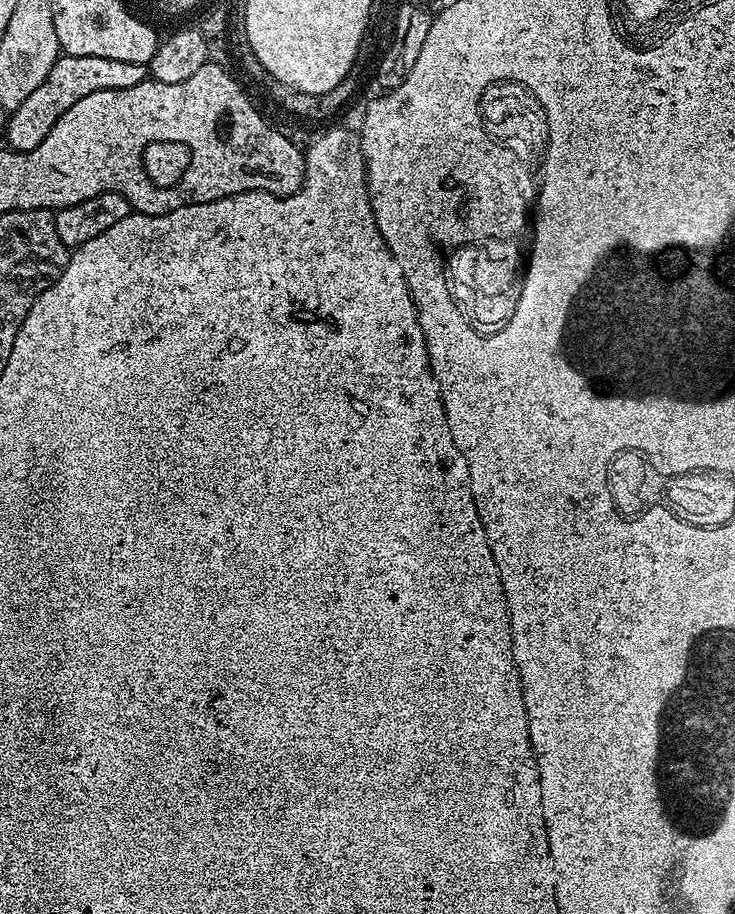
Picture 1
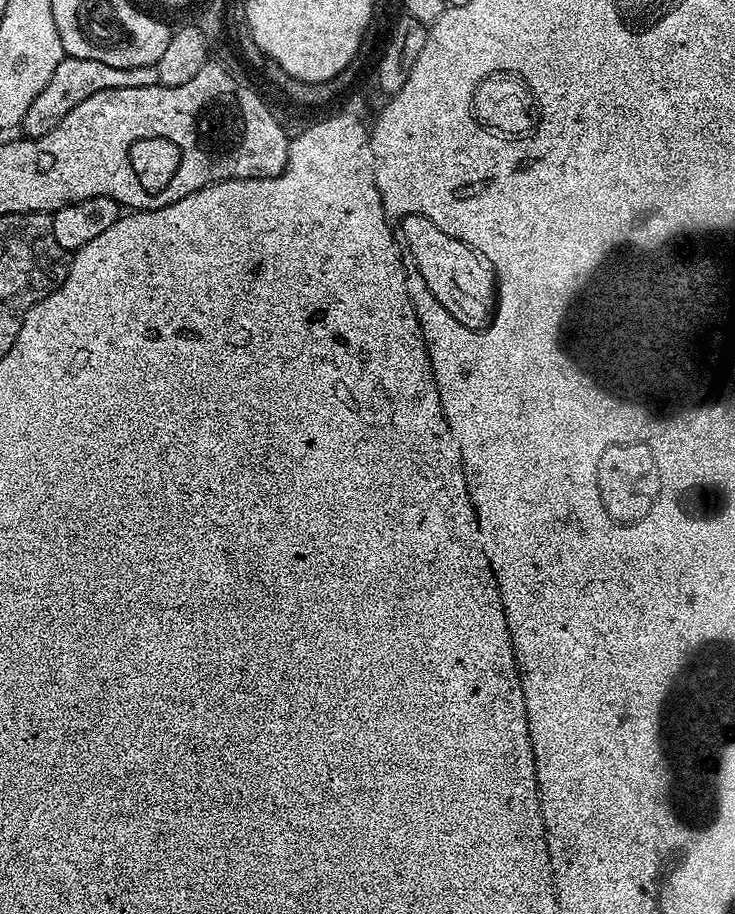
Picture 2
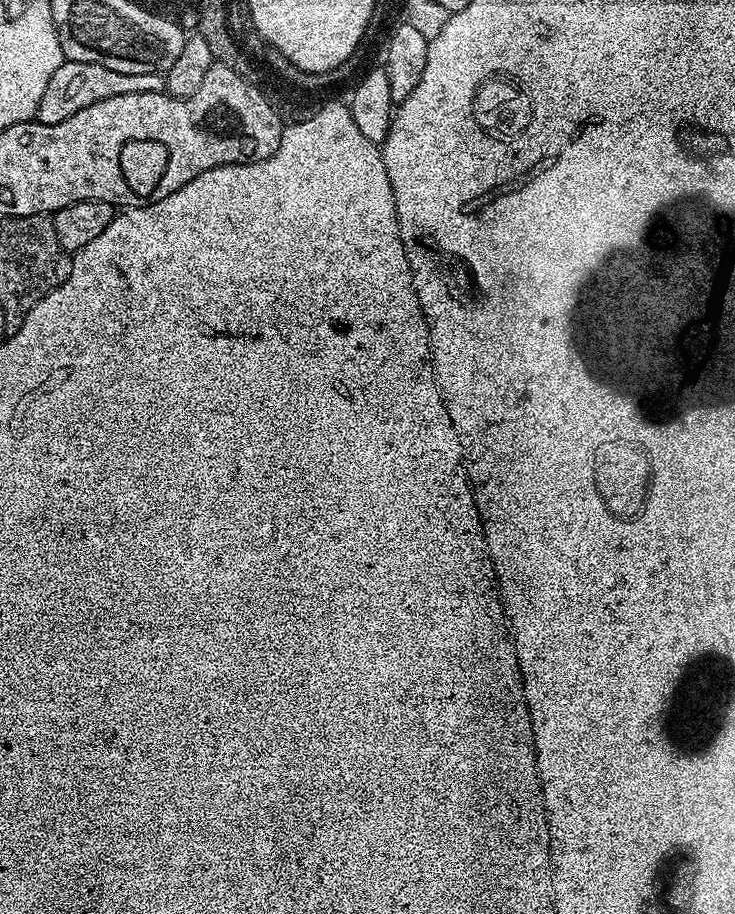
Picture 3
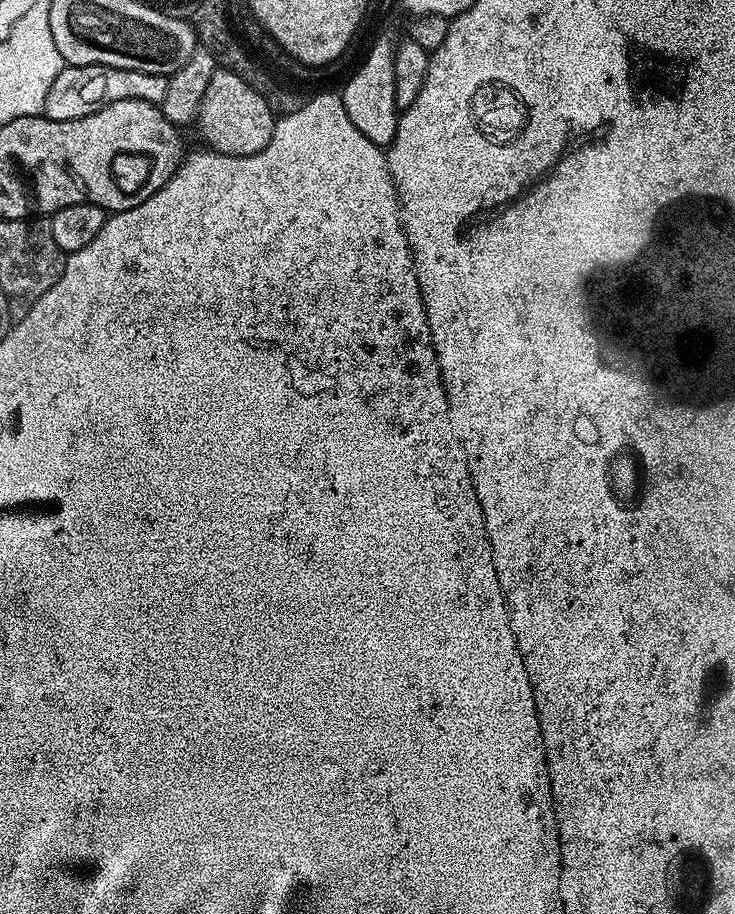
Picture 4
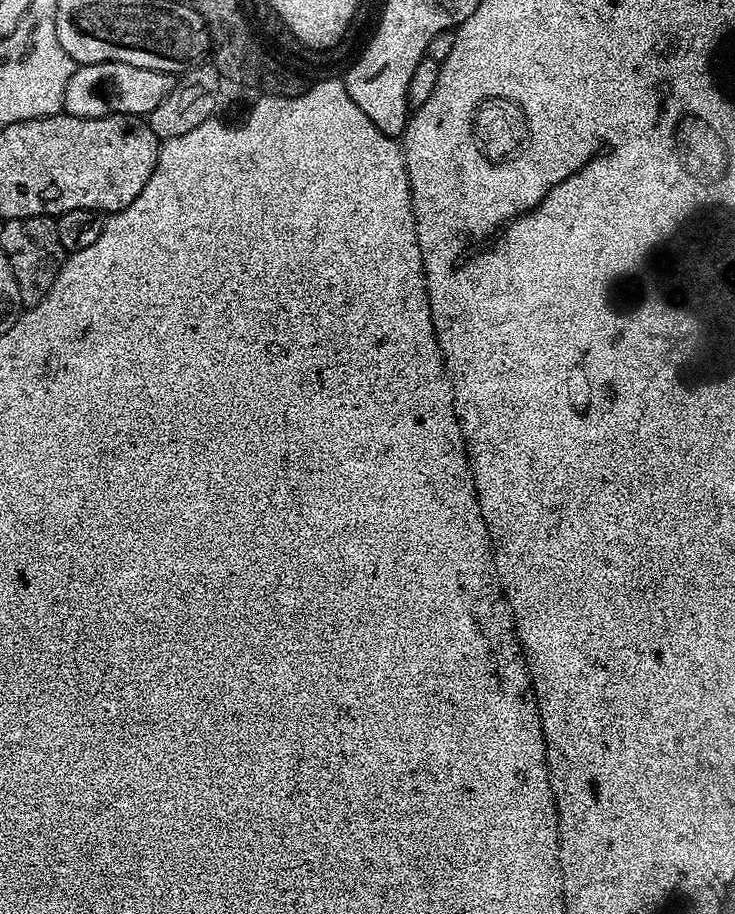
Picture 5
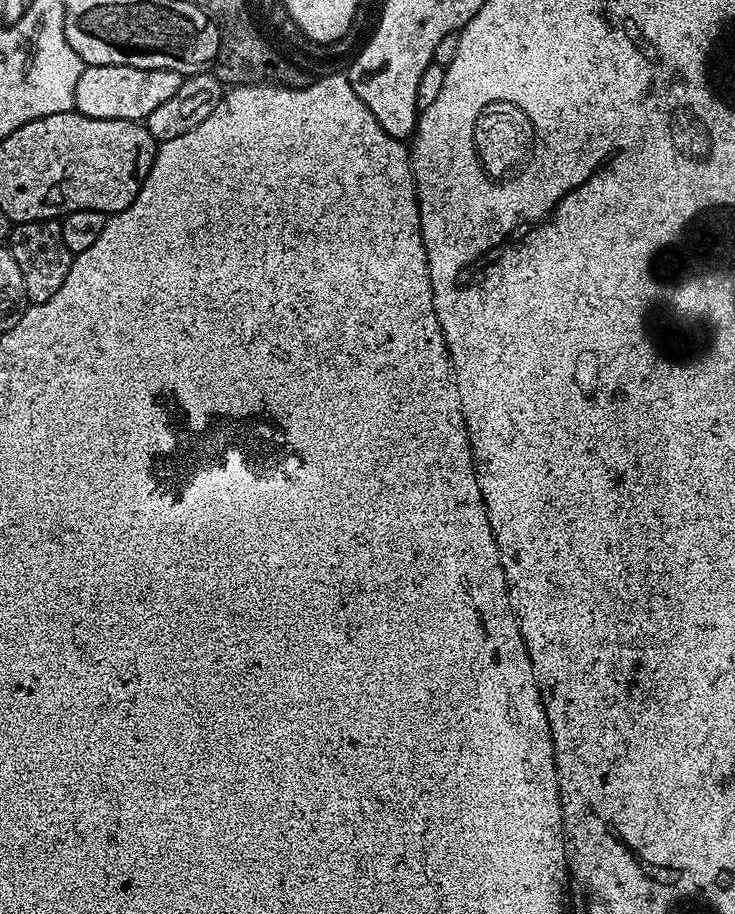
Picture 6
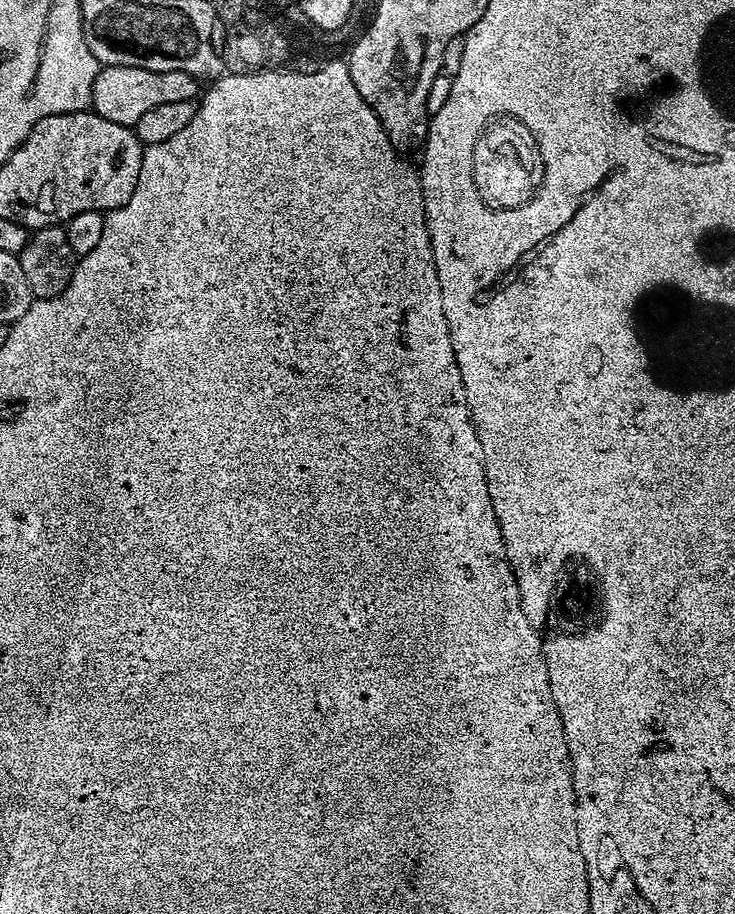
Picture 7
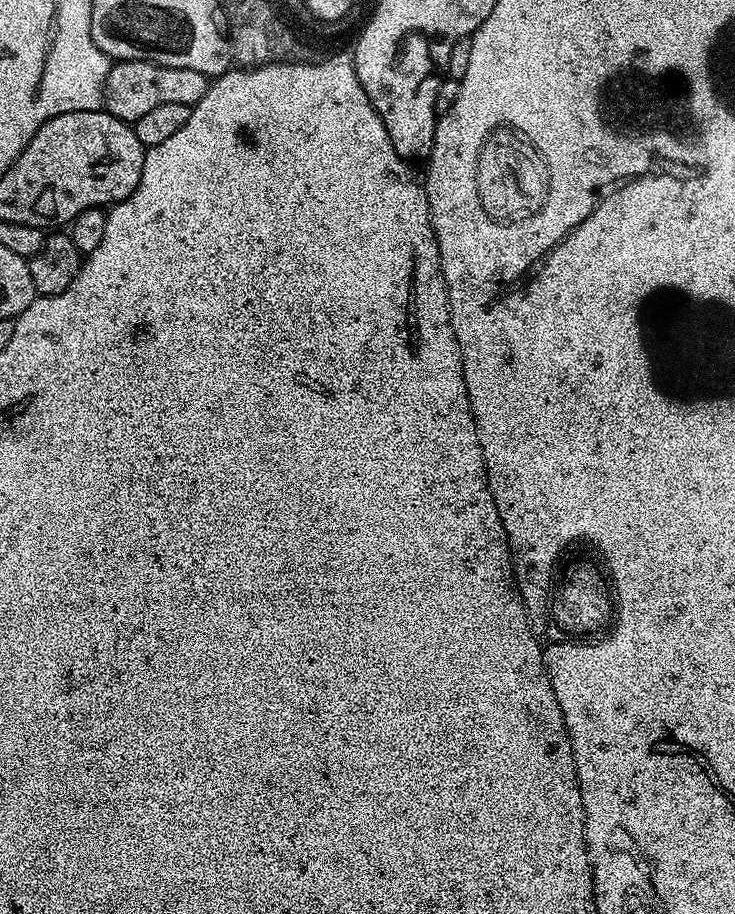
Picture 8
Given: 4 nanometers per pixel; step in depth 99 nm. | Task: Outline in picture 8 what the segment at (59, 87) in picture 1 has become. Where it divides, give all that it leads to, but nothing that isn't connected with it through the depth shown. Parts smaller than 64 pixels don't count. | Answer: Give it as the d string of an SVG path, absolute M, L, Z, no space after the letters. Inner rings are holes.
M117 60L108 69L108 78L104 87L104 108L114 118L125 122L135 122L147 114L149 110L155 110L158 106L166 106L176 103L177 106L191 108L206 94L210 80L209 77L198 74L198 70L182 70L178 66L162 66L152 64L149 60Z

